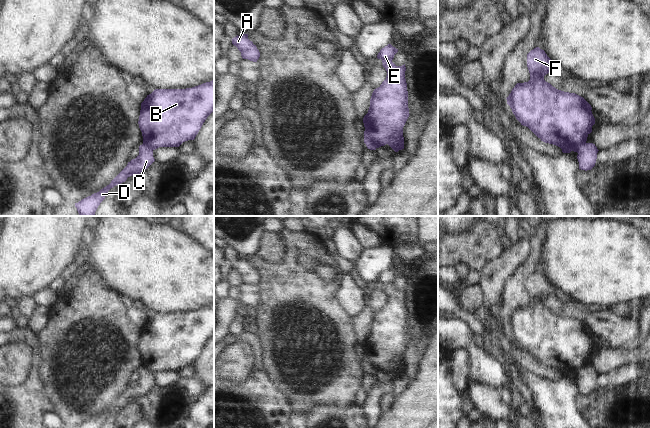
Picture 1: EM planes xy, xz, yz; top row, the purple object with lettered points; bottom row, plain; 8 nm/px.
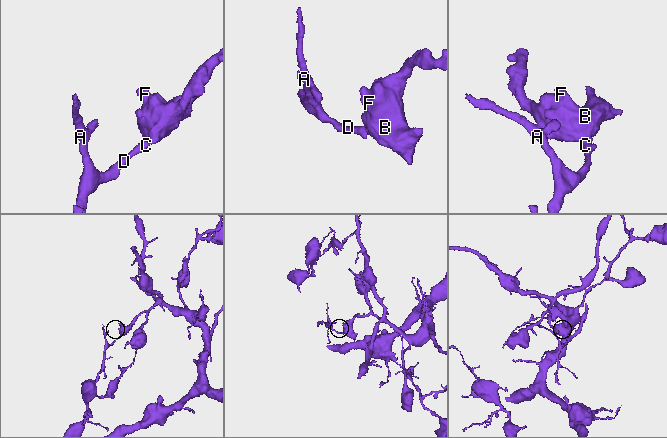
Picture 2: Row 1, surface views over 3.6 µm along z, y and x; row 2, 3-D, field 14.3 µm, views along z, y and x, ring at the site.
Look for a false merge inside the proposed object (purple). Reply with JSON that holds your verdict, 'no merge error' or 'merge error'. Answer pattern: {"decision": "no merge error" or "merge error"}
{"decision": "merge error"}

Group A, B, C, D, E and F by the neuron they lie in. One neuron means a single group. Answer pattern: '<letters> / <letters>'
A C D / B E F

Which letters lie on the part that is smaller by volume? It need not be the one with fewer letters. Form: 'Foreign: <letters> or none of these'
Foreign: A, C, D

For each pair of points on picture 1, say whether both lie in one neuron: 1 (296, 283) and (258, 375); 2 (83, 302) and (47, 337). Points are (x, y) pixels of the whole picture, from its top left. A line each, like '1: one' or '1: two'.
1: two
2: one

